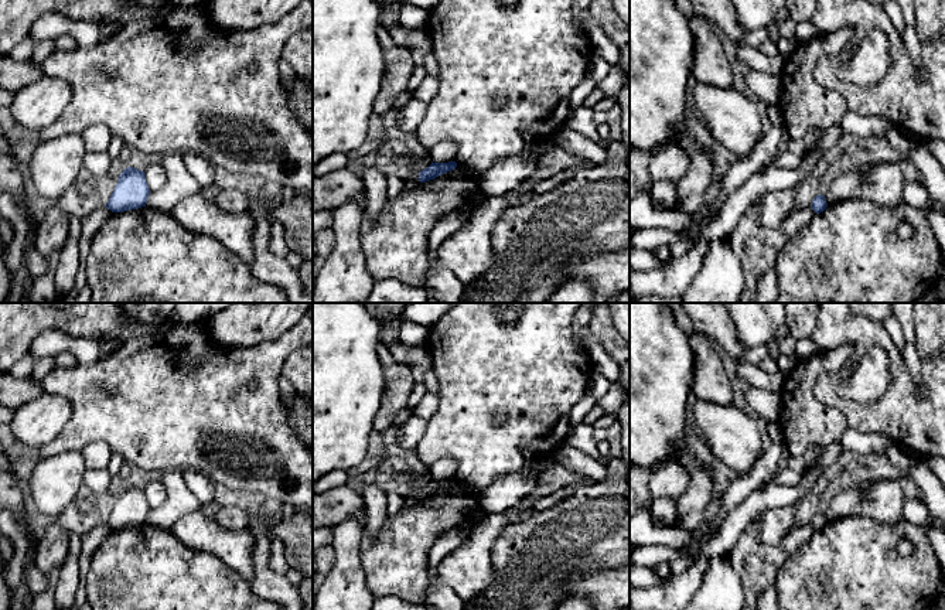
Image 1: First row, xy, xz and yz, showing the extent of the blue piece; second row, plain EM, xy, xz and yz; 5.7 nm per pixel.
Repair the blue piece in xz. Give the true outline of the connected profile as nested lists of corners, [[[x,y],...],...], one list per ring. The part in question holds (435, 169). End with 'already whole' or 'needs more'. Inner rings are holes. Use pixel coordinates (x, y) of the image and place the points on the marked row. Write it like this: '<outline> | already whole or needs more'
[[[431,161],[431,164],[427,168],[419,173],[419,181],[426,183],[426,181],[434,180],[436,177],[447,171],[453,171],[456,167],[457,167],[456,161],[448,161],[448,163],[433,163]]] | already whole

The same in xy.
[[[127,167],[119,175],[117,184],[105,205],[112,212],[123,212],[146,207],[150,188],[141,170]]] | already whole

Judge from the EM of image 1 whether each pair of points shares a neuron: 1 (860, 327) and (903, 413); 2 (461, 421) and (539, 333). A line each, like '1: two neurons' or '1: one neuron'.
1: one neuron
2: one neuron

